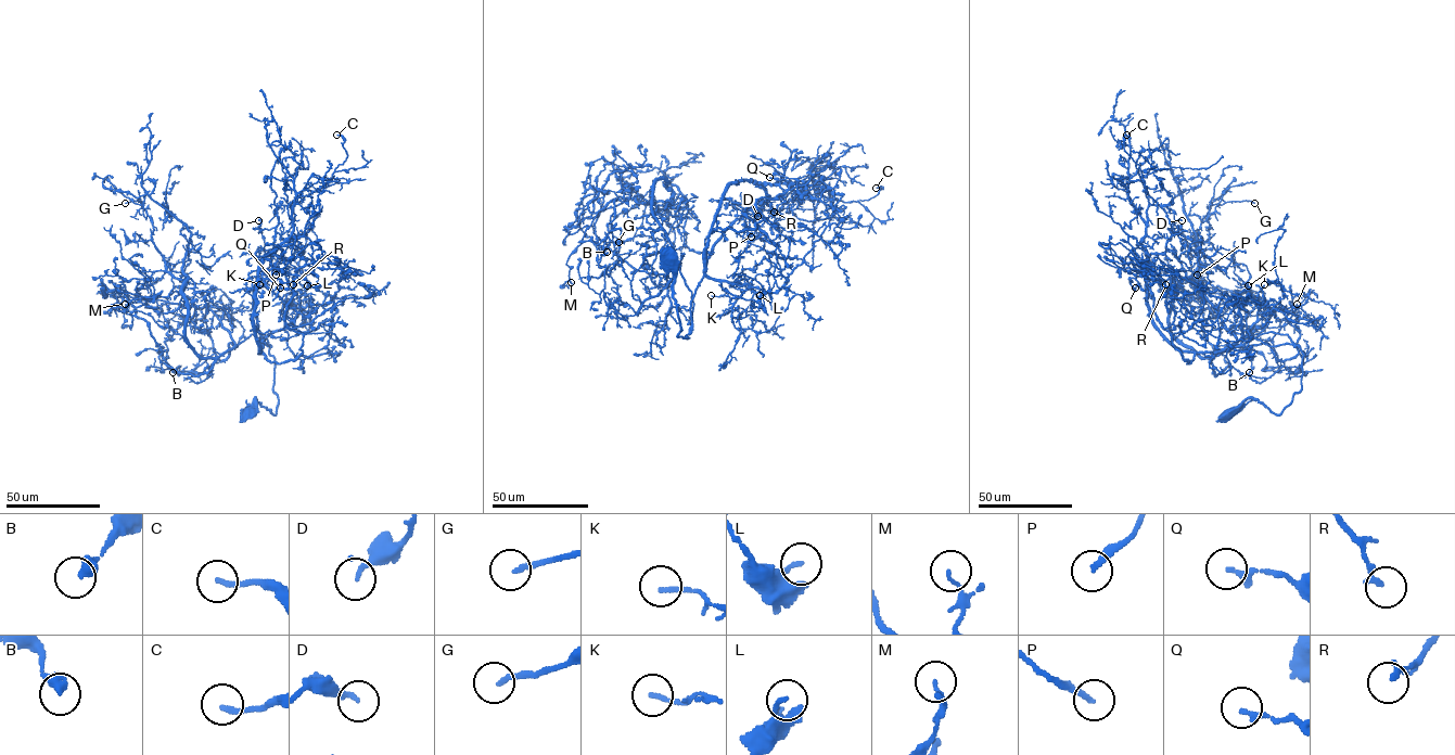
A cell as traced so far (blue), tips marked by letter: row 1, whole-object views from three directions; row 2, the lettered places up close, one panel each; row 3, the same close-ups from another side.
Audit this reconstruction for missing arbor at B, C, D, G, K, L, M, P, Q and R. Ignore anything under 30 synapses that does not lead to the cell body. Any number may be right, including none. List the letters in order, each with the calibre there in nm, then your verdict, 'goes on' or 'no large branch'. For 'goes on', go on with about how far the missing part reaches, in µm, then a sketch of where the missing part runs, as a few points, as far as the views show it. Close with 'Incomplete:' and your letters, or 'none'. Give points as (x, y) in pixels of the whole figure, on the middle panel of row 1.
B: calibre 360 nm; no large branch
C: calibre 200 nm; no large branch
D: calibre 200 nm; no large branch
G: calibre 180 nm; no large branch
K: calibre 150 nm; no large branch
L: calibre 150 nm; no large branch
M: calibre 100 nm; no large branch
P: calibre 200 nm; no large branch
Q: calibre 190 nm; no large branch
R: calibre 190 nm; no large branch
Incomplete: none

